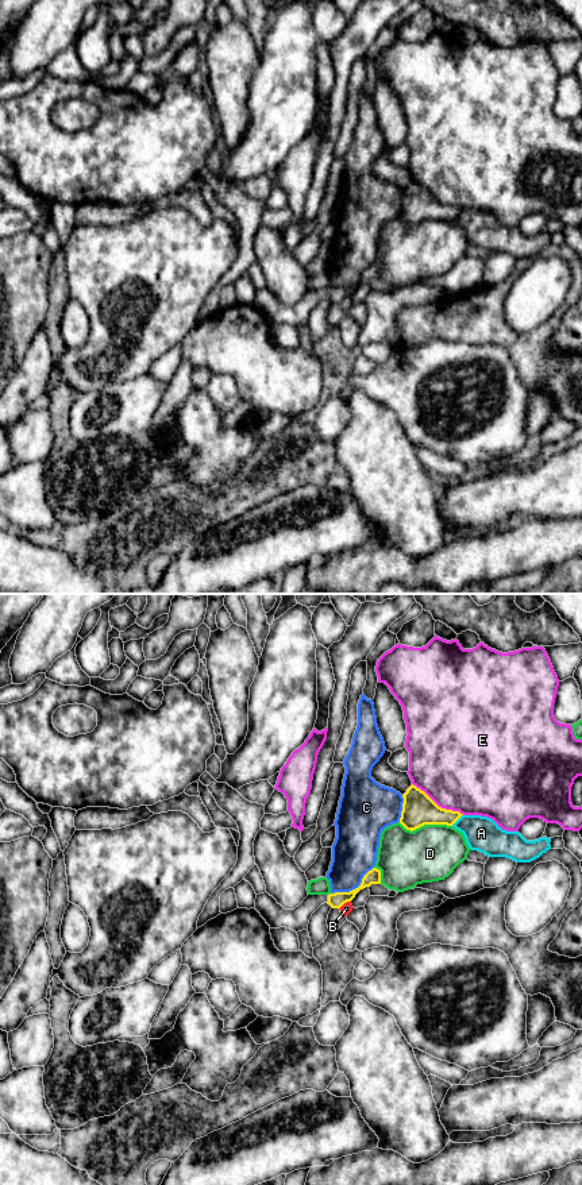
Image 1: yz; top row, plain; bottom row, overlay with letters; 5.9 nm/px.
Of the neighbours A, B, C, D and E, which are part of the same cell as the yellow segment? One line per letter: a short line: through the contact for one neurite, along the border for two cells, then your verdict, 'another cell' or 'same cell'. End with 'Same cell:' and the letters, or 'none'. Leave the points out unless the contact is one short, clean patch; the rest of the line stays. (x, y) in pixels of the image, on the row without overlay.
A: another cell
B: yz (350, 296), (339, 304) | another cell
C: another cell
D: another cell
E: another cell
Same cell: none

